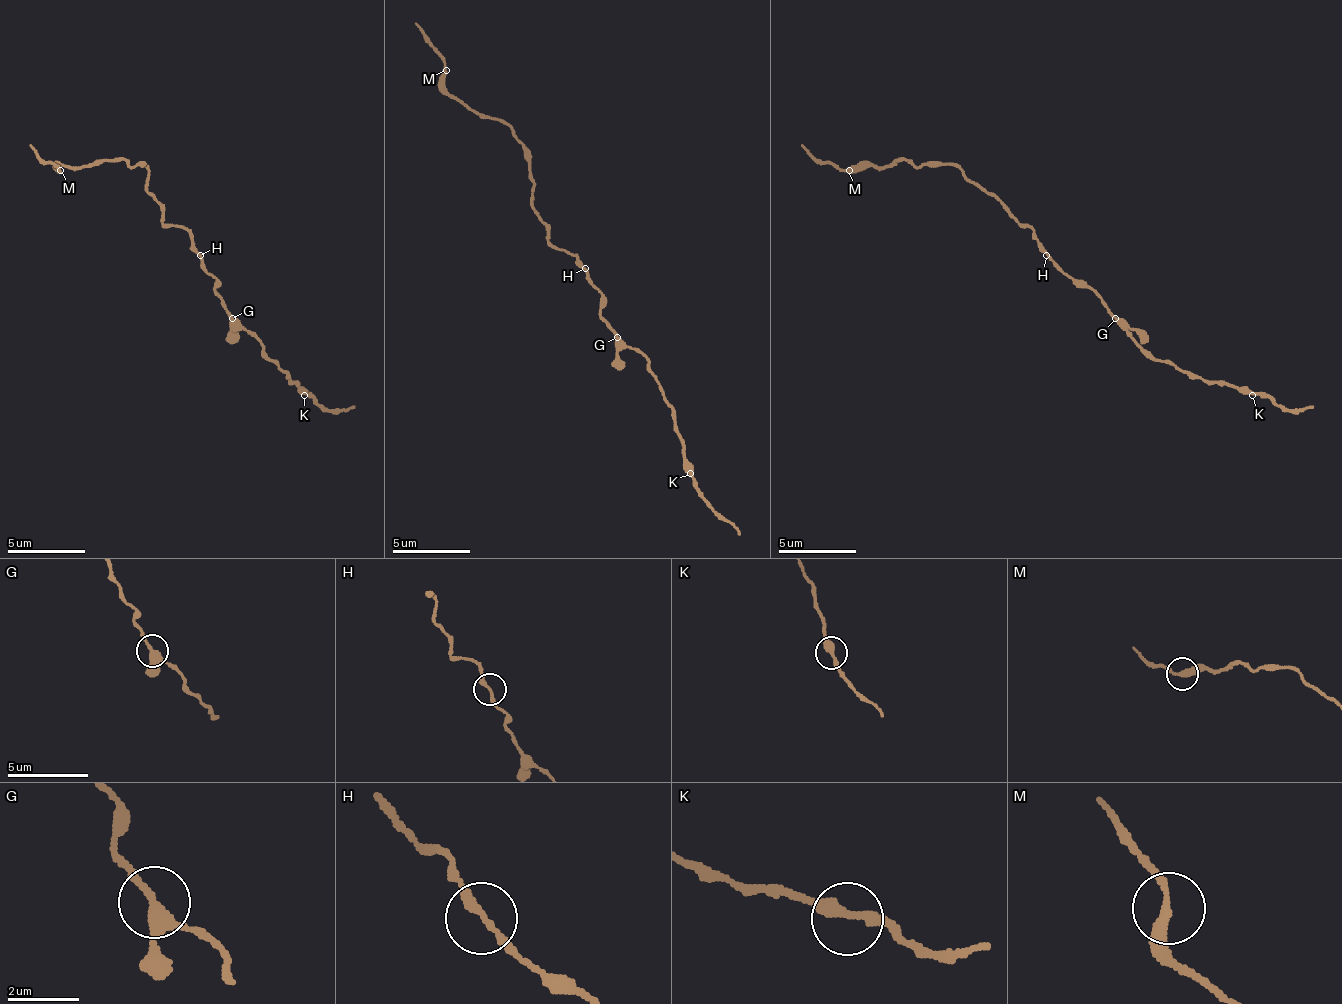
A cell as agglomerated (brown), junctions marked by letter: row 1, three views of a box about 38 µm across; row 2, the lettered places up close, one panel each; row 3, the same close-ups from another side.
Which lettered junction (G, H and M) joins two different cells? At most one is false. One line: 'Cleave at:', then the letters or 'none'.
Cleave at: none

